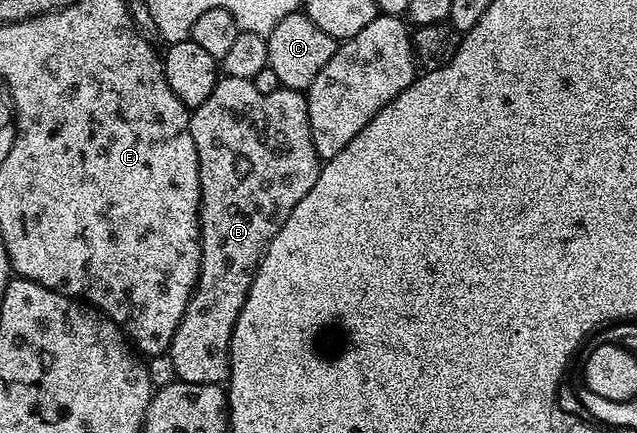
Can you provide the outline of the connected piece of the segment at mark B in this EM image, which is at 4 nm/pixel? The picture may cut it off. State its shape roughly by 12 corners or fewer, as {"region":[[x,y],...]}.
{"region":[[222,76],[189,119],[201,270],[169,344],[221,385],[322,158],[305,93]]}

